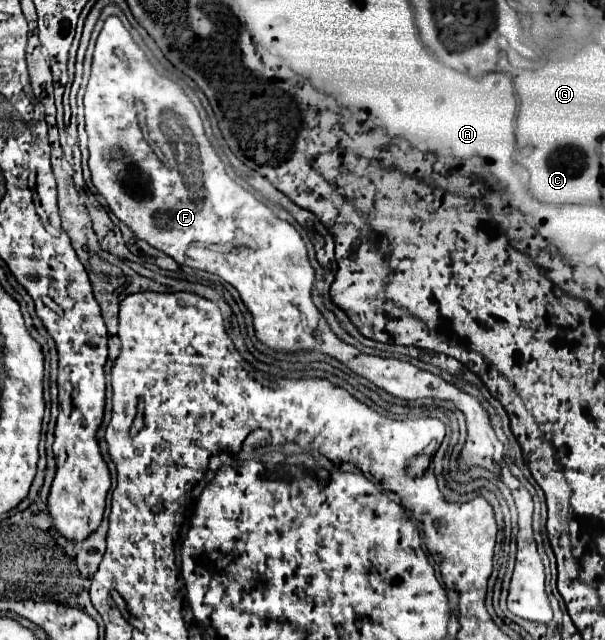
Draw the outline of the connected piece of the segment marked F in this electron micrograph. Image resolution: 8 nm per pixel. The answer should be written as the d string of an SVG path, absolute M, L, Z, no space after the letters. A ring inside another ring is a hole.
M116 16L106 20L98 36L84 106L92 182L106 198L112 214L140 240L162 250L178 264L206 270L232 284L250 310L254 334L262 344L274 352L322 352L400 400L438 398L450 400L462 410L468 436L458 458L458 470L466 472L472 466L482 466L504 482L512 478L506 486L512 490L518 508L518 552L506 606L524 620L548 624L552 620L552 608L544 590L544 566L532 534L532 496L504 468L504 446L496 438L490 418L478 400L444 382L440 376L418 370L402 360L366 356L334 336L324 316L312 304L310 288L314 284L314 268L308 262L308 252L298 230L276 218L268 206L232 178L222 178L224 164L206 138L194 104L176 82L156 72ZM144 92L158 94L158 126L150 128L150 142L146 142L138 126L134 98L134 94Z

